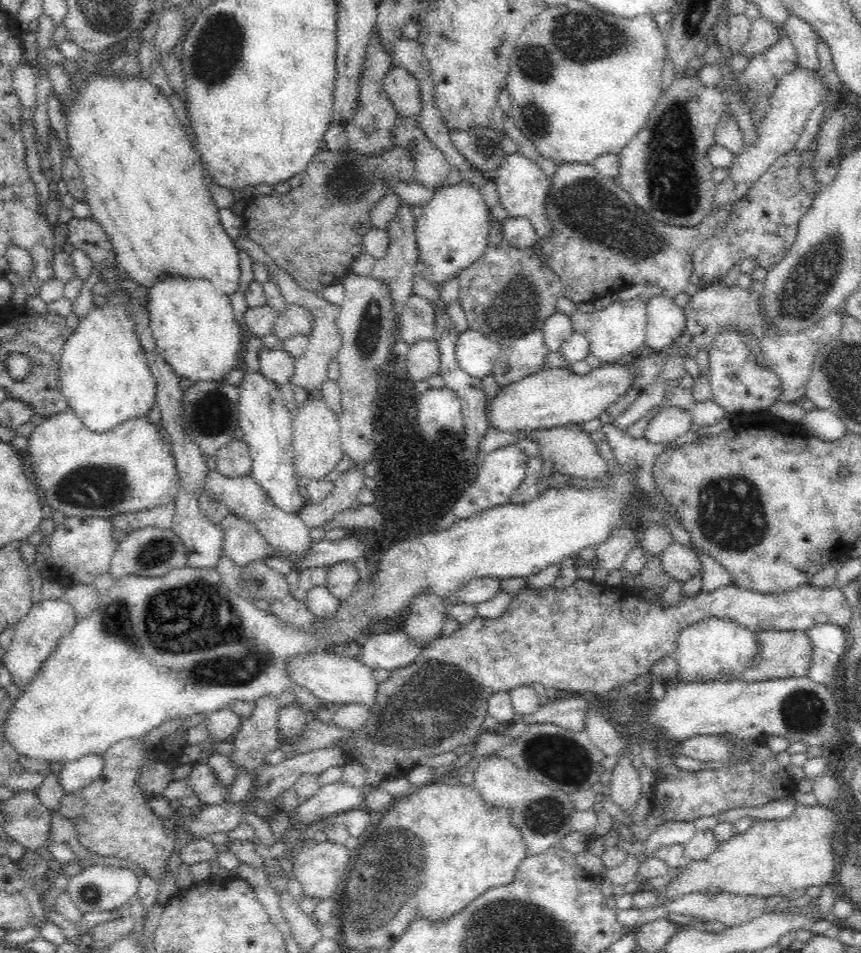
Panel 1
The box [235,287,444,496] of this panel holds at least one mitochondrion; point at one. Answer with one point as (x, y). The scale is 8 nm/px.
(369, 327)

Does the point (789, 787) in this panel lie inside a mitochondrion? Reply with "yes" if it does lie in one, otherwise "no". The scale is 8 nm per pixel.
no

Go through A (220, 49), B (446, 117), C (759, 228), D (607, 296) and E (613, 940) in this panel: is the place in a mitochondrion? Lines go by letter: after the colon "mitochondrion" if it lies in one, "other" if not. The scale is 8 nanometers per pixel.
A: mitochondrion
B: other
C: other
D: other
E: other

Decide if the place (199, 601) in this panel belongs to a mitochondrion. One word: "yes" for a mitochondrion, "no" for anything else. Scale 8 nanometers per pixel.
yes

